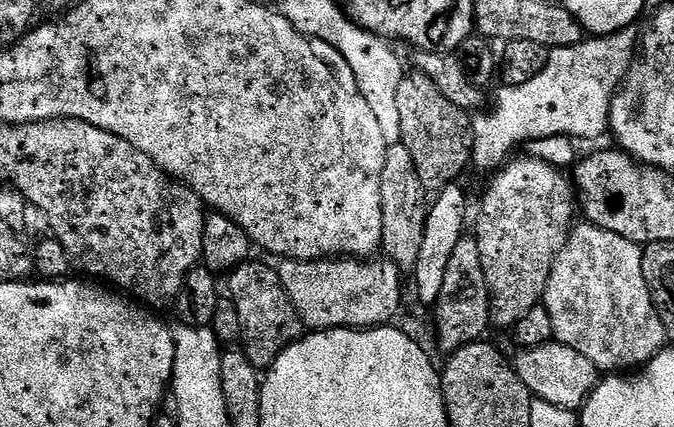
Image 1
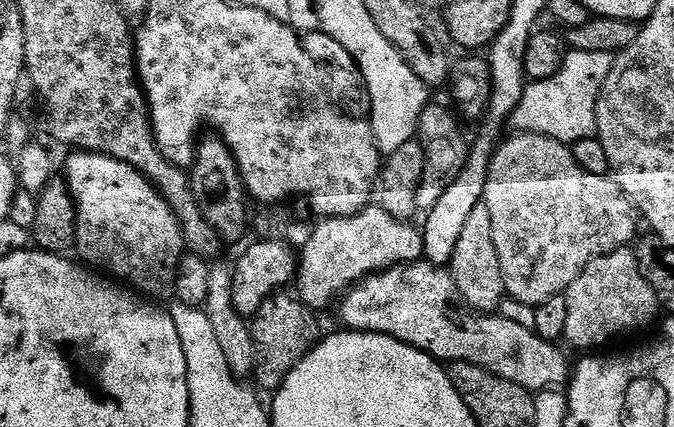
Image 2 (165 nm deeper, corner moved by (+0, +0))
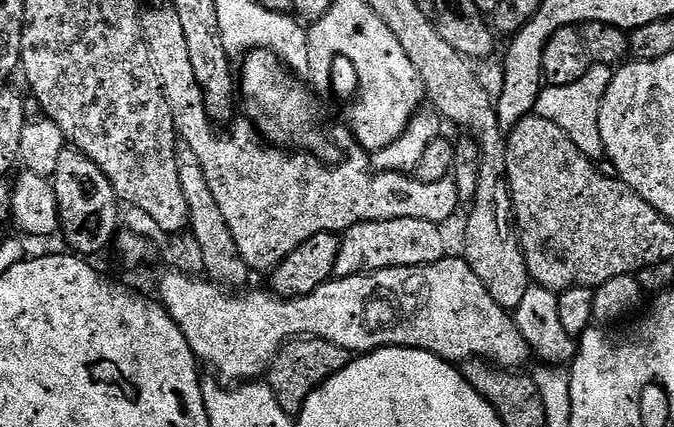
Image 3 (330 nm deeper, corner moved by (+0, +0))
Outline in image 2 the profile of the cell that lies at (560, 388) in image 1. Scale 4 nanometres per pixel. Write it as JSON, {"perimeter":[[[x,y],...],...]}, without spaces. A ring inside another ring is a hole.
{"perimeter":[[[417,262],[415,264],[401,264],[398,268],[389,268],[386,272],[377,272],[375,276],[369,276],[366,280],[361,280],[355,288],[351,289],[339,301],[338,309],[340,308],[340,320],[345,329],[354,332],[377,332],[383,336],[392,336],[396,340],[401,340],[403,344],[409,344],[414,346],[418,350],[422,350],[428,356],[434,357],[435,360],[441,362],[455,362],[461,360],[462,362],[470,362],[474,366],[479,368],[485,368],[490,374],[494,374],[498,378],[506,378],[510,382],[514,382],[518,386],[522,386],[528,392],[537,394],[539,392],[546,392],[552,389],[560,390],[569,383],[570,380],[570,364],[568,368],[568,360],[564,357],[564,352],[553,341],[544,340],[538,335],[538,333],[526,326],[518,326],[518,322],[510,322],[505,316],[499,314],[477,314],[472,310],[463,310],[461,301],[458,299],[458,293],[456,291],[456,283],[452,277],[451,271],[447,267],[436,267],[433,264],[427,262]]]}

